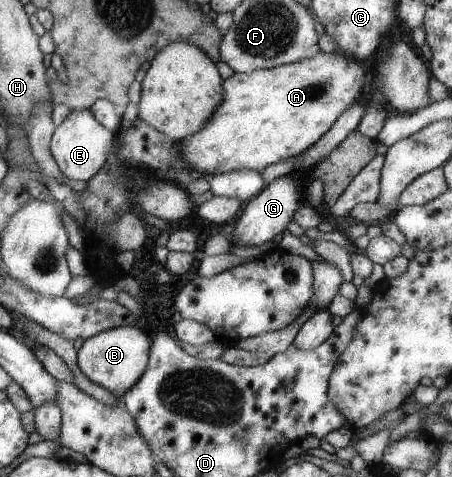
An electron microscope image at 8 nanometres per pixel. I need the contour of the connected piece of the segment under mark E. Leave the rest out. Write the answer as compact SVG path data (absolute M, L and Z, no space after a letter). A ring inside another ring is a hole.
M89 108L73 110L60 123L50 139L50 151L57 162L61 174L76 181L89 182L103 166L113 147L115 133L110 128L103 127L102 123L95 119L94 112Z

